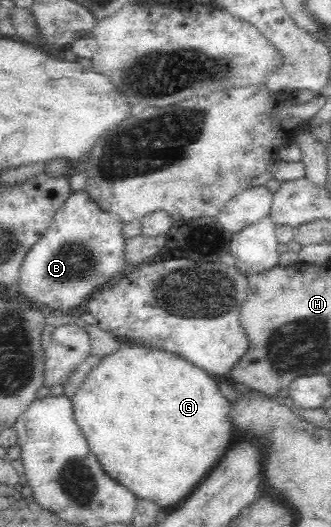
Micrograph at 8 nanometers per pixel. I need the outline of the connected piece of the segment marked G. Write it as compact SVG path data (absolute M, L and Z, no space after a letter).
M119 339L118 349L99 359L100 361L90 369L90 373L84 377L82 383L76 387L76 391L74 391L71 400L73 417L76 420L76 424L80 427L82 434L85 436L91 452L96 454L103 469L113 479L128 486L136 494L137 498L154 500L158 504L164 505L164 507L166 505L179 506L197 484L210 473L210 470L216 467L218 461L220 461L220 456L236 437L234 434L236 430L233 426L233 418L236 418L237 407L222 395L222 391L220 391L220 387L218 387L214 376L194 364L194 362L188 360L188 358L184 358L182 354L176 355L170 352L170 350L152 344L152 342L136 342Z

